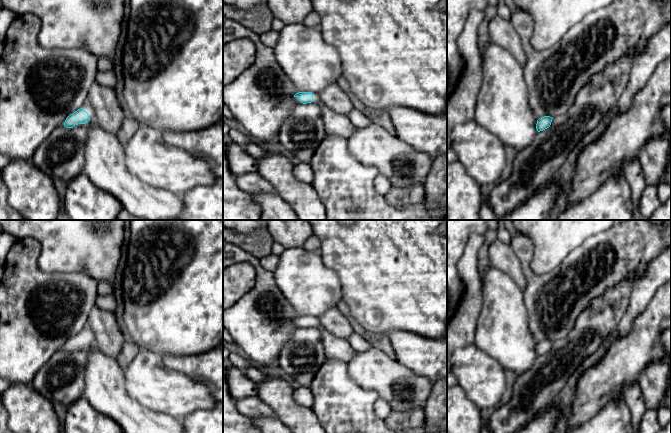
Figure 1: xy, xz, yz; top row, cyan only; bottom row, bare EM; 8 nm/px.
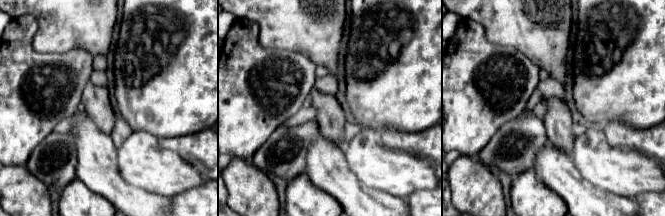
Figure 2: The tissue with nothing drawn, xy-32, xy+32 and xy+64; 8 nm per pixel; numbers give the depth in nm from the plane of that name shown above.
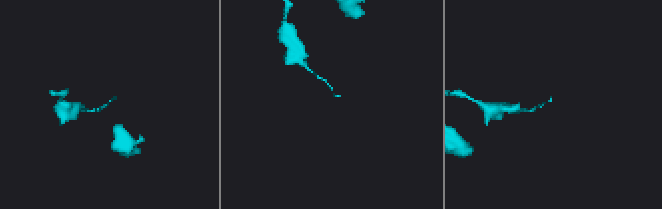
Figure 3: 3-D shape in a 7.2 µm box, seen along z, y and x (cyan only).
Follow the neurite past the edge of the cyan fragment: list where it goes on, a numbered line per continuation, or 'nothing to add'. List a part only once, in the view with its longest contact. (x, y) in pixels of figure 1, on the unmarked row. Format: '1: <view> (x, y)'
1: xy (87, 331)

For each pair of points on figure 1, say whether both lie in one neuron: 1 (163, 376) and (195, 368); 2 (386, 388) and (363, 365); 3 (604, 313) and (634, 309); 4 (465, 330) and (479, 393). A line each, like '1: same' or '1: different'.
1: different
2: same
3: different
4: different

